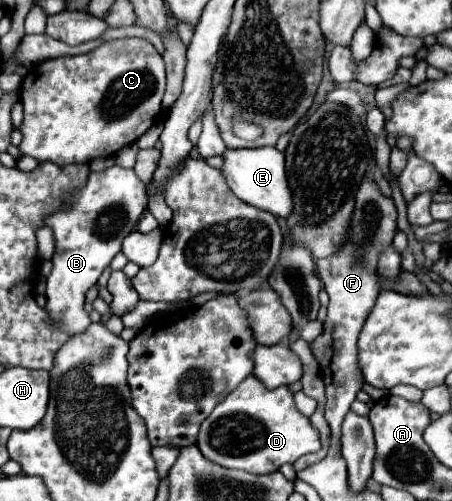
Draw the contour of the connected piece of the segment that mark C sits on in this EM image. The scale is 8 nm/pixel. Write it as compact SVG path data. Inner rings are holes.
M123 38L123 40L111 40L111 42L103 42L99 48L81 54L81 56L63 56L63 58L53 58L53 60L45 60L41 64L35 64L31 68L31 72L27 74L27 78L21 80L21 102L23 102L23 122L19 126L23 140L19 144L19 150L23 156L31 156L37 162L53 162L57 166L67 166L67 164L87 164L95 158L107 158L113 156L117 150L121 150L123 146L129 146L133 142L137 142L157 120L157 116L161 114L161 98L165 92L165 64L161 54L155 50L155 46L143 38Z

